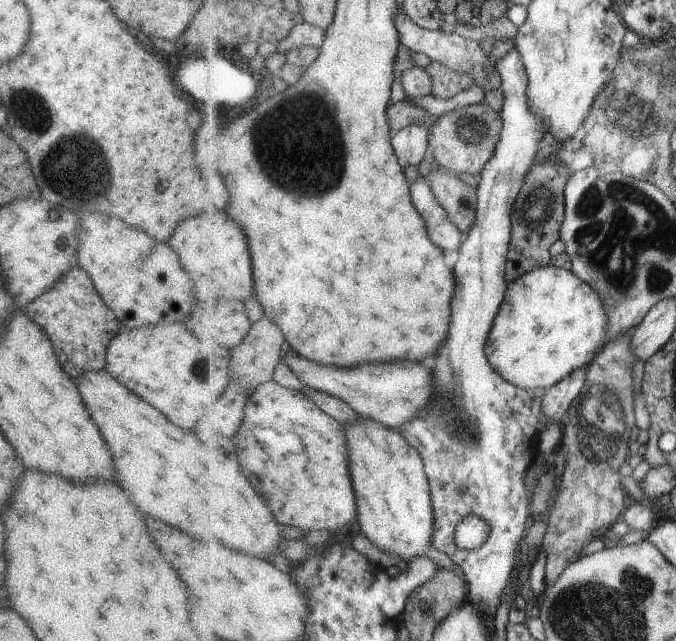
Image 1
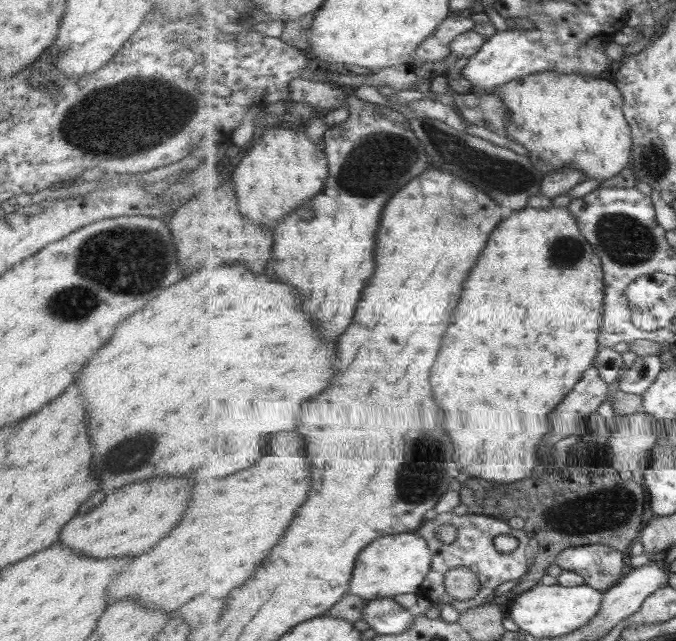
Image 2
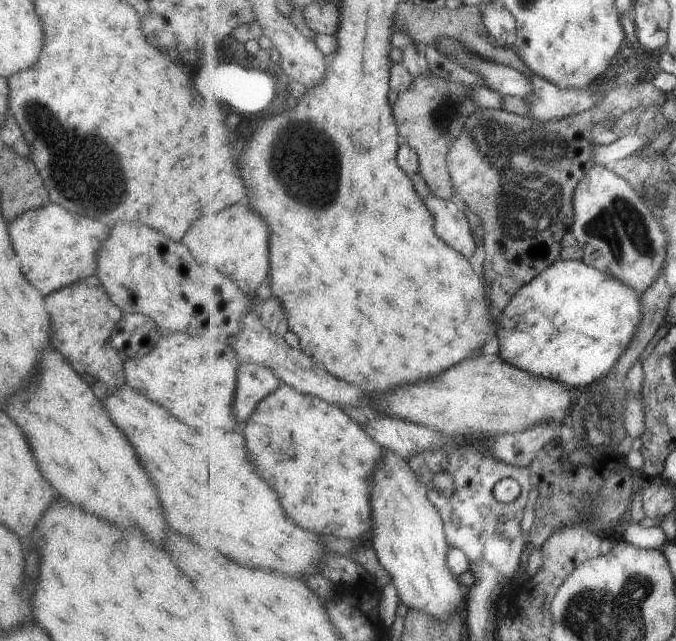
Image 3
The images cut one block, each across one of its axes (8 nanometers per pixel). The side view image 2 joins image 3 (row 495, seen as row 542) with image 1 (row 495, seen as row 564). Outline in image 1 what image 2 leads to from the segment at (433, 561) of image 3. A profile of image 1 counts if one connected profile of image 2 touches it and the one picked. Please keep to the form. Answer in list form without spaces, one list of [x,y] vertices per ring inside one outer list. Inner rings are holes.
[[[361,419],[360,421],[351,423],[342,423],[344,429],[348,432],[348,455],[351,462],[351,478],[354,483],[354,490],[356,501],[358,502],[358,515],[356,520],[360,525],[360,530],[366,538],[373,542],[377,548],[387,551],[390,554],[397,554],[403,565],[409,562],[412,558],[423,557],[423,552],[432,545],[436,534],[436,514],[434,500],[432,497],[432,487],[430,486],[430,480],[425,470],[424,458],[416,448],[411,446],[411,443],[401,434],[400,430],[394,430],[383,423],[374,421],[373,419]]]

